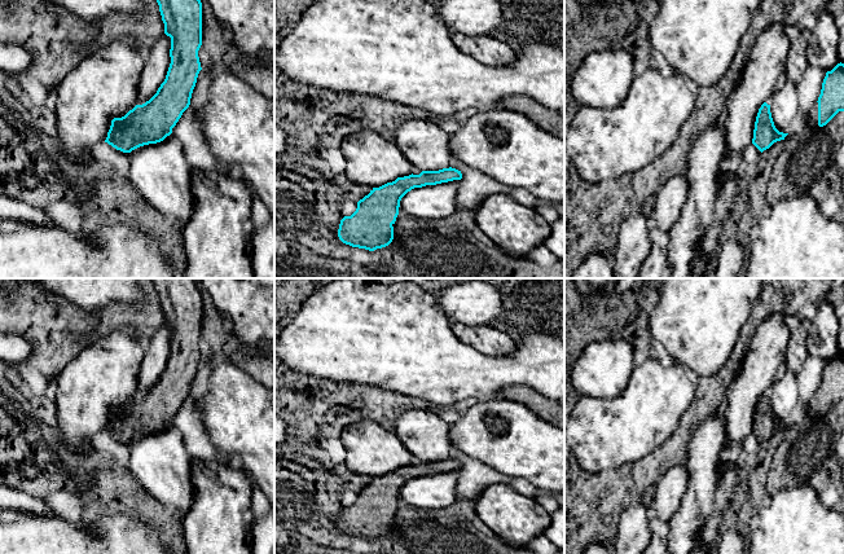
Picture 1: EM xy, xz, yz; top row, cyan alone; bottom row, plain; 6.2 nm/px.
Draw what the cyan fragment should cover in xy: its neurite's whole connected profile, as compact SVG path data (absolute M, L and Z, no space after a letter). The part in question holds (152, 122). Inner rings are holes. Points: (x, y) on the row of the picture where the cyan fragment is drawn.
M157 0L157 3L164 23L164 34L171 38L171 63L164 82L149 101L136 105L124 116L111 120L105 142L123 153L161 142L172 133L172 128L190 105L192 93L202 70L198 57L202 45L201 0Z

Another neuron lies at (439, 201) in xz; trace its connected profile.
M460 180L414 188L400 201L399 211L417 219L445 219L457 210Z

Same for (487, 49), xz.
M456 32L452 35L454 44L466 54L476 58L482 63L491 66L509 66L516 60L514 49L488 35L465 35Z

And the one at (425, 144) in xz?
M413 119L400 124L394 142L421 171L439 171L450 167L449 136L440 124L428 119Z

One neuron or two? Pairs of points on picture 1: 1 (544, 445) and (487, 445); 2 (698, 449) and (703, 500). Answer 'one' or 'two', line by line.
1: one
2: one

